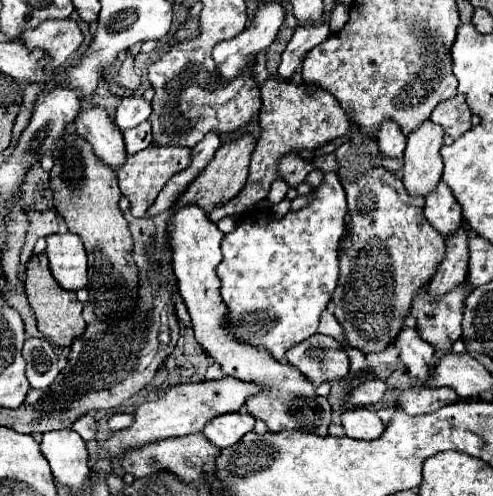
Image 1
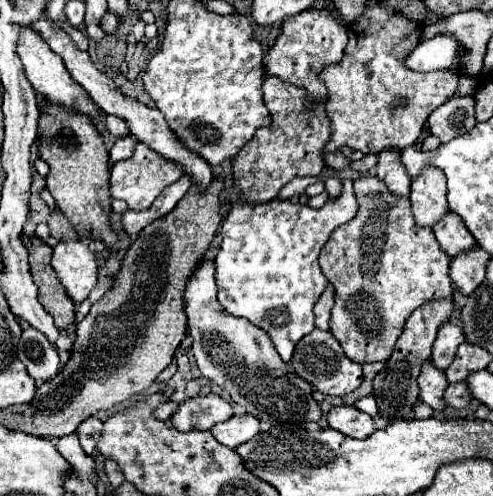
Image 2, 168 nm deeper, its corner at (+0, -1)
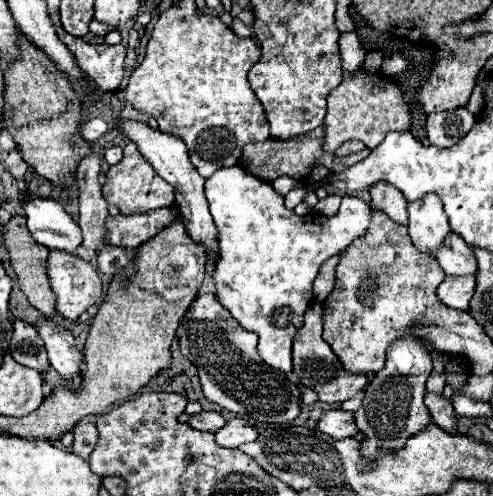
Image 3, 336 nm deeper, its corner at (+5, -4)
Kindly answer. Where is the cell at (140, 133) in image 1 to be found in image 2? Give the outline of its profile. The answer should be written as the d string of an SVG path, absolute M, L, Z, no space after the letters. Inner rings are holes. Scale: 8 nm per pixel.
M127 135L127 137L121 137L115 141L115 145L109 149L109 161L111 163L117 163L121 159L129 159L133 155L133 145L137 143L135 137Z

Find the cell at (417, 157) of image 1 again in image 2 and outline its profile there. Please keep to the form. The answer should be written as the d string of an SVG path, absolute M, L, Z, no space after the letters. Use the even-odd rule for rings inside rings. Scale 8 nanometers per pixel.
M427 167L413 183L411 183L411 209L415 223L421 227L433 227L445 213L447 207L447 187L445 175L437 167Z

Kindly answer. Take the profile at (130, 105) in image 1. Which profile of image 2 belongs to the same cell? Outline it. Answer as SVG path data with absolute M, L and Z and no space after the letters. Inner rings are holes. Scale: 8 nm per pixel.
M107 115L107 119L105 119L105 127L107 127L107 131L109 131L111 135L115 135L115 137L125 137L125 135L129 135L125 121L121 121L119 117Z

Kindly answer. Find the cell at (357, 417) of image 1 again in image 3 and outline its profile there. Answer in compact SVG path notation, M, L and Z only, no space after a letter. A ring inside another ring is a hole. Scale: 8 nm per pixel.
M326 410L318 420L318 430L336 440L356 436L360 432L356 426L354 414L346 410Z

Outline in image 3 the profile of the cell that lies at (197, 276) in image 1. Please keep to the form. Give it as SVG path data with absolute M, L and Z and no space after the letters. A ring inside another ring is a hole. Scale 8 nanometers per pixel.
M214 294L198 296L192 302L190 310L184 316L184 328L180 328L178 336L180 336L180 350L198 368L202 392L210 402L216 402L220 408L230 410L244 420L264 422L264 424L292 422L300 414L300 388L294 382L288 382L284 372L268 366L260 358L260 354L256 350L258 336L254 332L240 328L240 324L236 324L232 320L230 312L220 306L220 302L216 300Z

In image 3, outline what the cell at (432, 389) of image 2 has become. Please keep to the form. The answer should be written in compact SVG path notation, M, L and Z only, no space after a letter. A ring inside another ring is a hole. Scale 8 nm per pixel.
M426 392L424 402L426 402L426 408L430 410L432 422L436 426L440 426L442 430L448 430L448 432L456 432L456 416L454 416L452 402L448 398L444 398L440 394Z

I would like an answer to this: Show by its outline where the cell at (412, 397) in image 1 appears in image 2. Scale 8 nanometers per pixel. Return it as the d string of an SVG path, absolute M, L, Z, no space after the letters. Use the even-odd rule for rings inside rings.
M465 381L449 385L447 391L445 391L445 401L447 401L447 405L451 405L451 407L455 407L455 409L463 409L463 407L471 405L473 397L471 397L469 385L467 385Z

